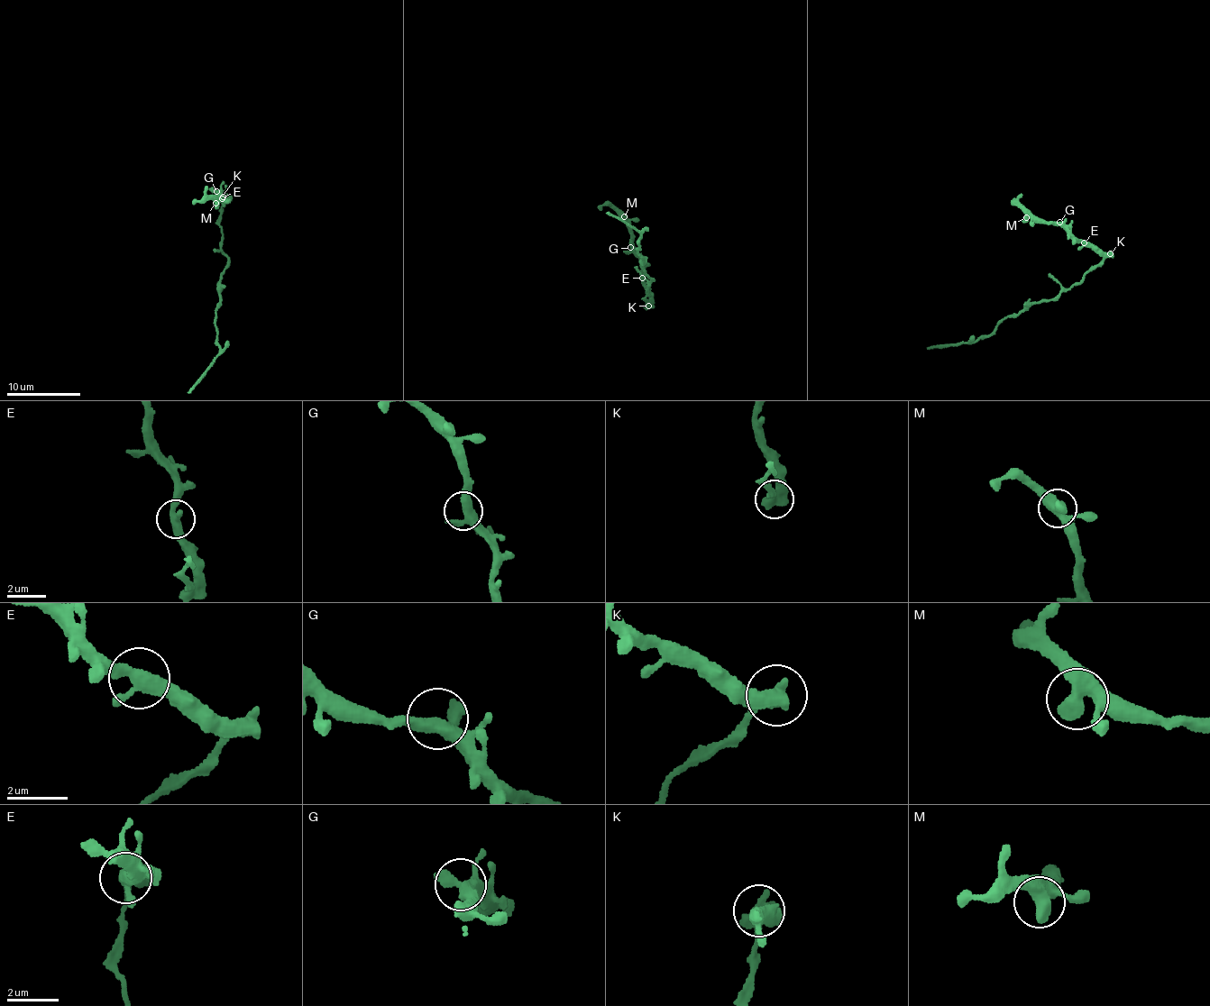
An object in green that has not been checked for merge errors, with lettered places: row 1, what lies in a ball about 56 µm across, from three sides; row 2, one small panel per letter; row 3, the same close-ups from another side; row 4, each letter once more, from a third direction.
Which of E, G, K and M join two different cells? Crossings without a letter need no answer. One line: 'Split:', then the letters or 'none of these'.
Split: K

